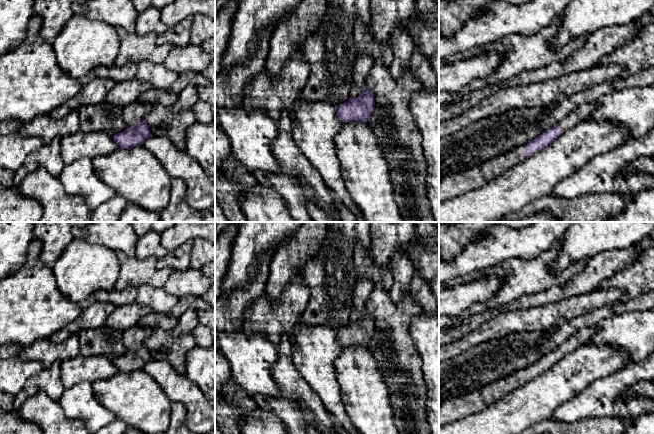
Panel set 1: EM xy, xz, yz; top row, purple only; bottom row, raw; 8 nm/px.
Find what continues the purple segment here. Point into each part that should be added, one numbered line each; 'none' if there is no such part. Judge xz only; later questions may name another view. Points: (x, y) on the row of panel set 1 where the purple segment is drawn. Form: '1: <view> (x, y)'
none

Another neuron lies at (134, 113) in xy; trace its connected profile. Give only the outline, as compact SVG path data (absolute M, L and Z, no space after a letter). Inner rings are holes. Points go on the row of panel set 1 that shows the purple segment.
M136 101L123 107L123 117L127 127L135 126L142 120L146 119L146 115L150 112L152 104L140 103Z

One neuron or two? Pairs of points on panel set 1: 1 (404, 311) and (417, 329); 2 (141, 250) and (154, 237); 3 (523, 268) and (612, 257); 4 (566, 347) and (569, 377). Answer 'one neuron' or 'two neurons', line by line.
1: two neurons
2: one neuron
3: two neurons
4: two neurons

